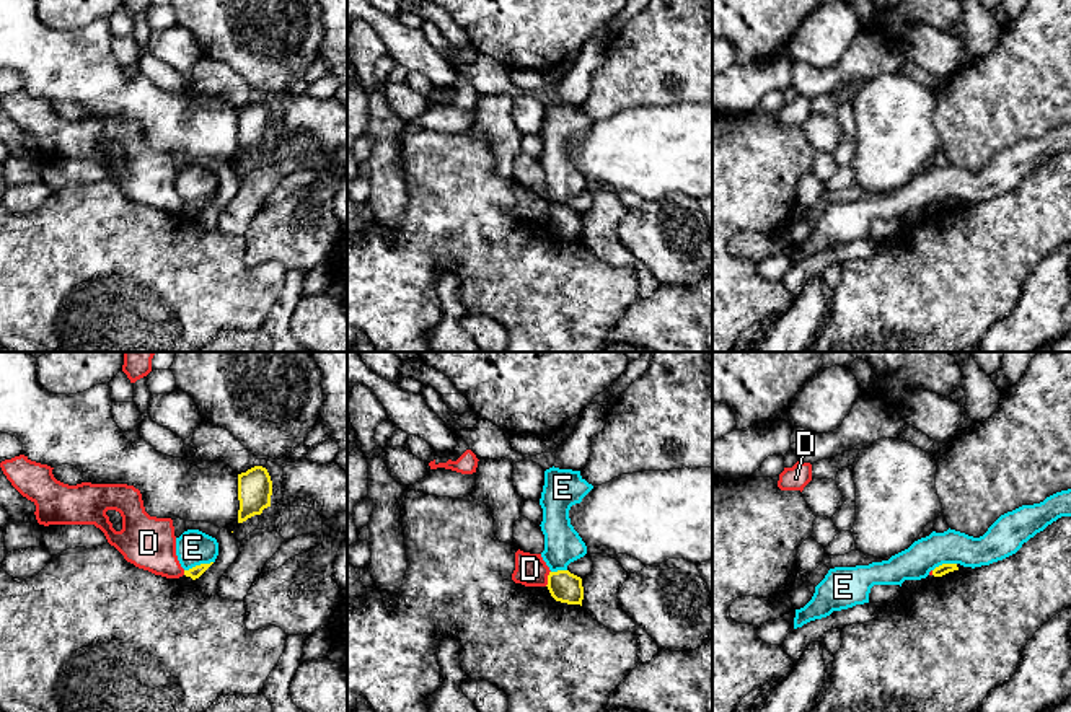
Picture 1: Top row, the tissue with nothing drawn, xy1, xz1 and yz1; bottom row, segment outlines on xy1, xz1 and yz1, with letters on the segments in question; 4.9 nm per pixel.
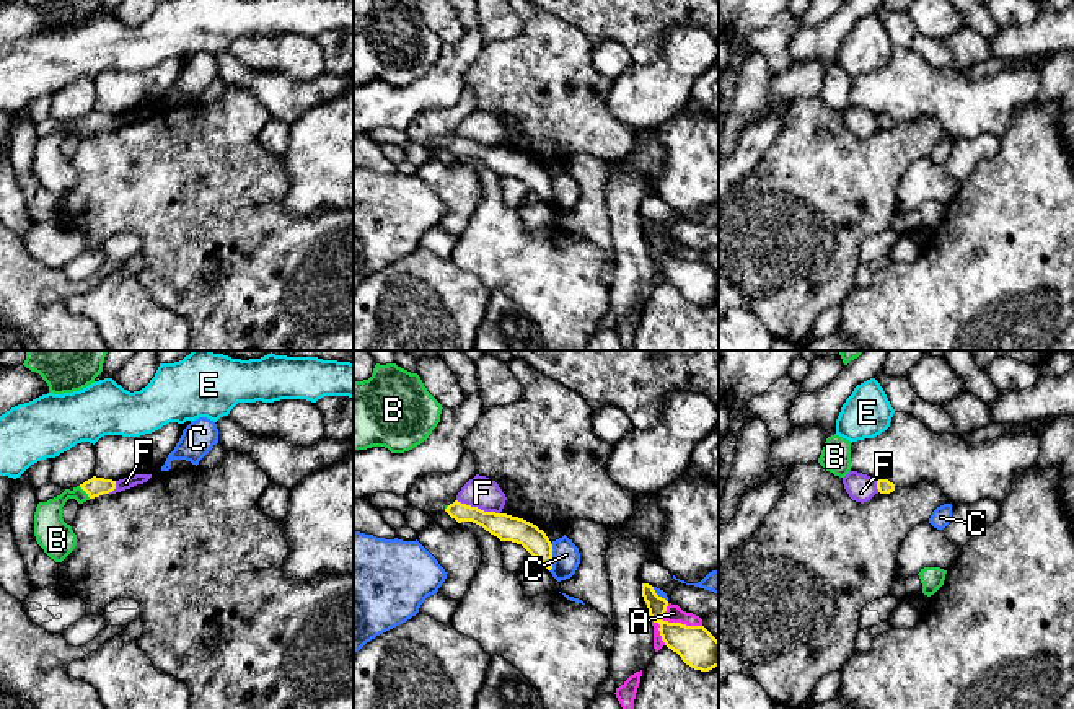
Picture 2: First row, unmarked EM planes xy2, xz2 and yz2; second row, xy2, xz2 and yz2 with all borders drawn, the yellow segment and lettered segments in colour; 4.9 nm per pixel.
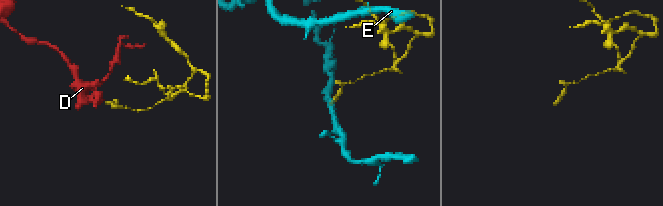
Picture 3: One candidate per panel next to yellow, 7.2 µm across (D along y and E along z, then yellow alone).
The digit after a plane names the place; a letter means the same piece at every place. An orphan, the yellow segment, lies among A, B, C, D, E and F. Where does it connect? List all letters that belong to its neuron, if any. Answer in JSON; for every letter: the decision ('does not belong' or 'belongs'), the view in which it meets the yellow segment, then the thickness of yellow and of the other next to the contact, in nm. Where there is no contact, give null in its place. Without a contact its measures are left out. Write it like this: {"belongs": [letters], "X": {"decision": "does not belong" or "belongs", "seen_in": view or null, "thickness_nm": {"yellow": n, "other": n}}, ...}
{"belongs": ["B"], "A": {"decision": "does not belong", "seen_in": "xz2", "thickness_nm": {"yellow": 190, "other": 90}}, "B": {"decision": "belongs", "seen_in": "xy2", "thickness_nm": {"yellow": 100, "other": 160}}, "C": {"decision": "does not belong", "seen_in": "xz2", "thickness_nm": {"yellow": 130, "other": 130}}, "D": {"decision": "does not belong", "seen_in": "xz1", "thickness_nm": {"yellow": 150, "other": 160}}, "E": {"decision": "does not belong", "seen_in": "xy1", "thickness_nm": {"yellow": 60, "other": 180}}, "F": {"decision": "does not belong", "seen_in": "xz2", "thickness_nm": {"yellow": 130, "other": 160}}}

